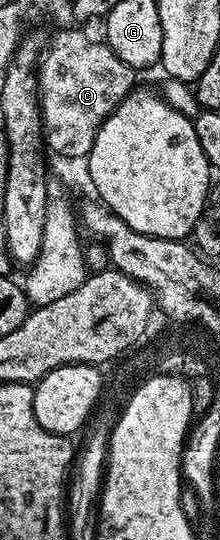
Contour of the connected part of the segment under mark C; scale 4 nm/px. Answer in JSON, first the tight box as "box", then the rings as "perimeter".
{"box":[37,28,135,161],"perimeter":[[[65,28],[62,32],[57,32],[53,36],[53,41],[48,41],[47,51],[42,55],[39,61],[39,67],[37,69],[37,82],[39,85],[39,91],[41,94],[41,121],[45,124],[45,143],[48,151],[53,152],[57,156],[66,156],[69,160],[81,160],[84,161],[88,157],[91,146],[95,146],[95,134],[99,134],[99,126],[103,126],[103,122],[108,118],[112,112],[119,107],[123,102],[123,98],[128,96],[135,87],[134,69],[127,66],[127,62],[123,62],[123,58],[119,58],[119,54],[115,54],[110,50],[108,44],[102,42],[100,39],[92,40],[85,32],[80,32],[77,28]]]}

